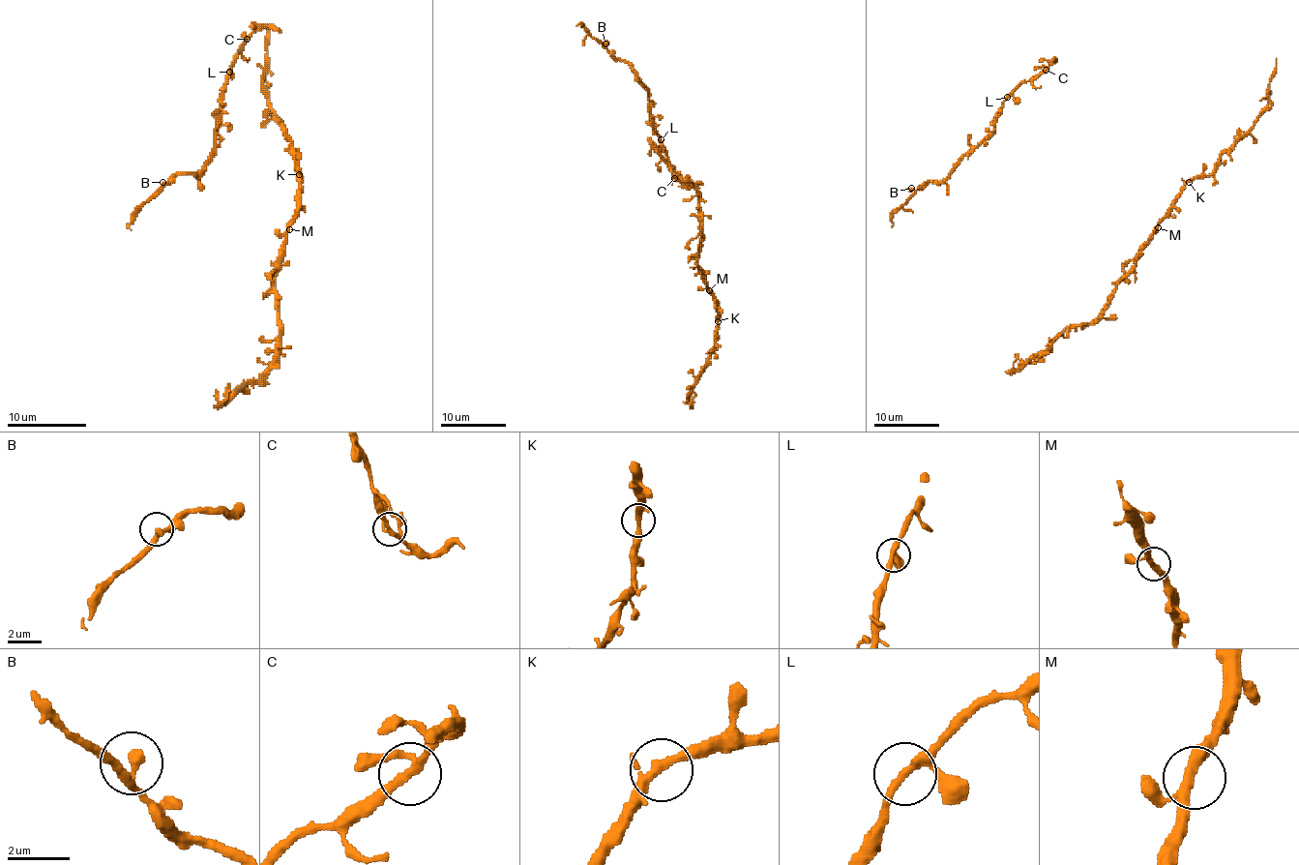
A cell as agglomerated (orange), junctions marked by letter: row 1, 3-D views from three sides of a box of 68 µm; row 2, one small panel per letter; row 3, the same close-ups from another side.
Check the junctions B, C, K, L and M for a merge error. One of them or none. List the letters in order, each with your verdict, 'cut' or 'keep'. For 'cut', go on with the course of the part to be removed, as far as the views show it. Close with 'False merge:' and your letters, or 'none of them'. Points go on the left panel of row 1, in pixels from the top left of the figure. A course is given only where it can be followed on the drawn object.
B: keep
C: keep
K: keep
L: keep
M: keep
False merge: none of them

